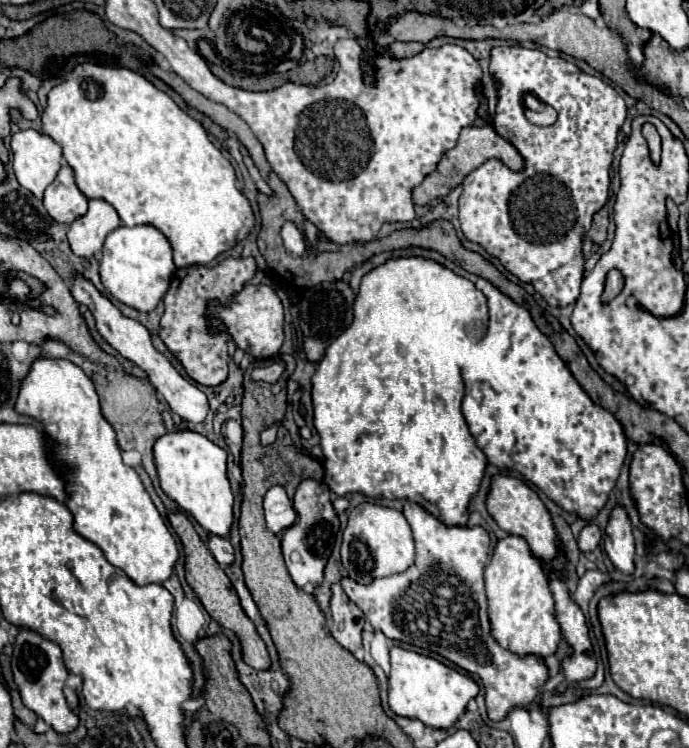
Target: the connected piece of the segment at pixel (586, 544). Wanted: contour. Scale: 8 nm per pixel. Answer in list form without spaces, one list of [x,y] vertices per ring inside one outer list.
[[[594,523],[586,525],[586,527],[582,529],[580,537],[578,537],[578,549],[584,551],[584,553],[594,551],[594,549],[598,547],[598,543],[600,543],[600,537],[602,537],[602,535],[600,535],[600,529],[598,529]]]

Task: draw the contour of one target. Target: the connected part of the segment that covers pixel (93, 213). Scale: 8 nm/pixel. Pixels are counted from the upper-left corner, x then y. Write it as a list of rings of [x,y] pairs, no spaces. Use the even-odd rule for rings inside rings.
[[[90,199],[86,215],[70,223],[70,247],[78,257],[92,257],[102,251],[106,235],[120,225],[122,221],[110,203],[106,203],[104,199]]]

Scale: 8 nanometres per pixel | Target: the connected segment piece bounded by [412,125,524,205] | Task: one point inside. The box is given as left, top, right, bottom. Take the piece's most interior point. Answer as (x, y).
(476, 144)

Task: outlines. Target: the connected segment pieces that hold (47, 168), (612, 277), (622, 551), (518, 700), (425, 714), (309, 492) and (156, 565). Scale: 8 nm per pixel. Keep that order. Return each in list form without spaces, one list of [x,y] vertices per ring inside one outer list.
[[[24,129],[12,135],[10,149],[18,183],[42,199],[44,189],[54,181],[60,169],[62,147],[44,133]]]
[[[610,271],[608,277],[606,277],[606,289],[604,289],[604,295],[602,295],[602,303],[608,303],[612,301],[620,291],[622,291],[622,285],[624,285],[624,279],[622,279],[622,273],[620,271]]]
[[[616,507],[612,511],[610,523],[606,527],[606,541],[604,549],[612,561],[612,565],[630,575],[634,573],[634,537],[632,537],[632,527],[626,511],[622,507]]]
[[[412,501],[404,503],[402,513],[414,525],[414,565],[404,573],[374,579],[370,585],[342,579],[342,589],[364,611],[372,627],[386,637],[438,653],[458,667],[480,675],[492,721],[504,719],[514,705],[528,707],[548,679],[548,669],[540,657],[528,655],[522,659],[502,649],[490,635],[484,593],[484,567],[490,551],[488,533],[482,527],[448,527]]]
[[[398,645],[390,649],[388,683],[390,683],[390,695],[388,695],[390,709],[400,717],[418,719],[434,729],[452,727],[458,715],[466,709],[466,703],[478,695],[478,683],[472,677],[462,675],[460,671],[432,657],[408,651]]]
[[[306,479],[300,483],[296,495],[294,495],[294,509],[298,513],[296,521],[286,529],[282,537],[282,553],[286,567],[294,579],[294,583],[302,589],[316,589],[324,581],[324,567],[328,563],[328,557],[334,547],[334,537],[340,529],[338,515],[330,501],[330,489],[322,481]]]
[[[38,359],[22,381],[16,411],[44,423],[46,435],[56,443],[54,457],[68,485],[66,507],[74,515],[74,529],[96,543],[106,559],[120,567],[136,585],[162,583],[178,561],[176,541],[154,507],[138,473],[122,463],[116,433],[102,417],[92,381],[66,359]]]

